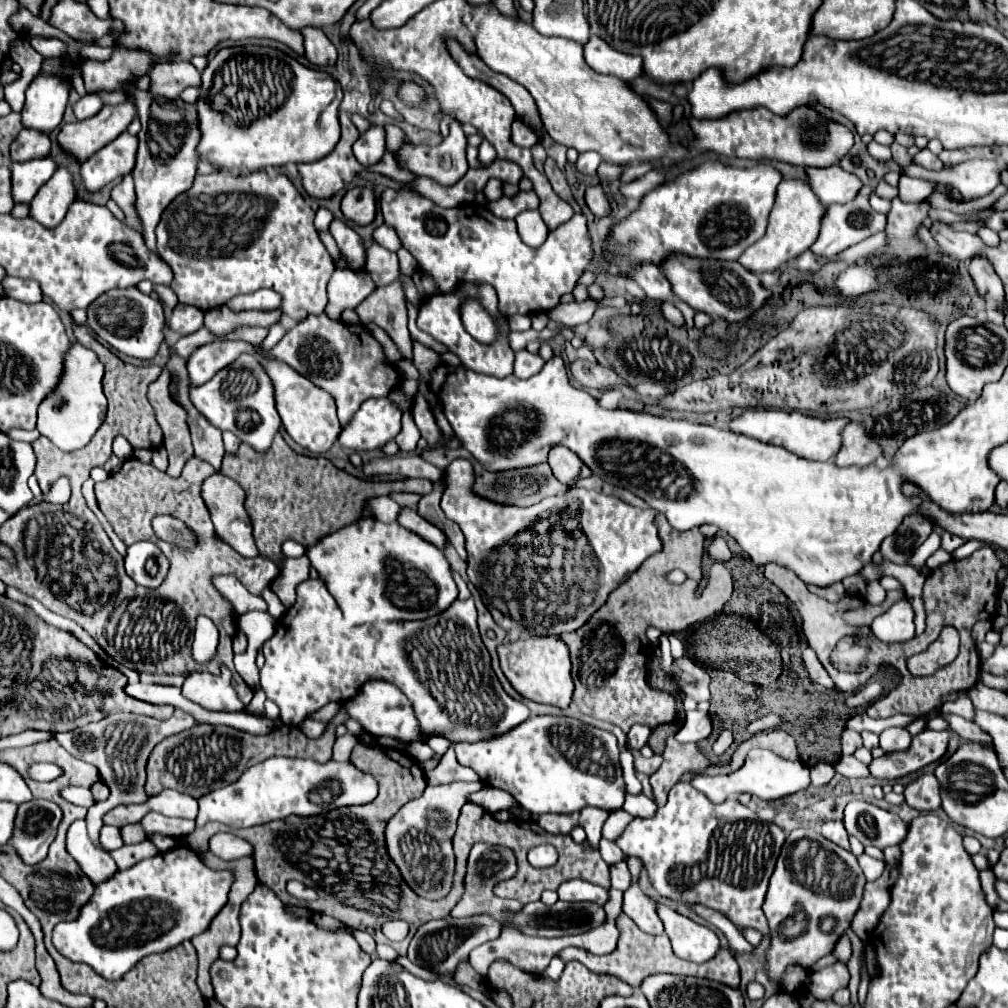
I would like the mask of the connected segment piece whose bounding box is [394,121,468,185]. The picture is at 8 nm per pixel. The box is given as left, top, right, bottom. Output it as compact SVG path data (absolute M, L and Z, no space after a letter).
M454 121L450 125L450 135L438 147L428 147L428 145L416 147L404 143L394 153L394 159L398 167L414 175L432 177L442 185L454 185L468 171L466 137L462 133L460 123Z

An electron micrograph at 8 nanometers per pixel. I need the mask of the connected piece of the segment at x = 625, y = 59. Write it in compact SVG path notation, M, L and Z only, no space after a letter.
M596 35L584 45L584 57L586 57L586 63L594 71L614 75L622 81L630 81L630 79L644 75L642 57L614 51L604 39L600 39Z

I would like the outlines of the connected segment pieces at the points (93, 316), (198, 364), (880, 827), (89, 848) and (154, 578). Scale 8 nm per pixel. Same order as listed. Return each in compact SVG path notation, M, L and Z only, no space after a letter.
M138 287L126 289L112 289L102 293L94 303L88 307L88 321L86 325L110 343L116 351L136 357L136 359L152 359L164 341L164 313L162 305L156 297L144 295Z
M220 341L220 343L208 343L204 347L198 347L188 359L188 373L192 385L194 387L204 385L220 369L236 361L238 355L244 351L252 351L252 347L244 341Z
M850 801L844 809L844 827L850 835L854 835L856 839L860 839L862 845L874 845L878 849L884 849L884 847L890 847L890 845L900 845L902 839L906 837L906 823L902 823L902 819L896 815L896 813L890 813L890 811L884 811L876 805L870 805L870 803L864 803L864 801Z
M84 819L70 825L66 833L66 845L72 859L76 859L76 863L80 865L80 871L84 871L92 883L104 881L118 871L114 859L106 855L102 857L102 851L92 843Z
M140 541L128 547L126 573L144 587L160 587L168 575L168 557L150 541Z

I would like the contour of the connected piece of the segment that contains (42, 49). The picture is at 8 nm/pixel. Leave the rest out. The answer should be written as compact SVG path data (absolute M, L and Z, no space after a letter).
M34 37L34 39L32 39L32 47L34 47L44 59L56 57L58 53L68 51L68 47L66 47L62 41L58 41L58 39L48 39L48 37Z

